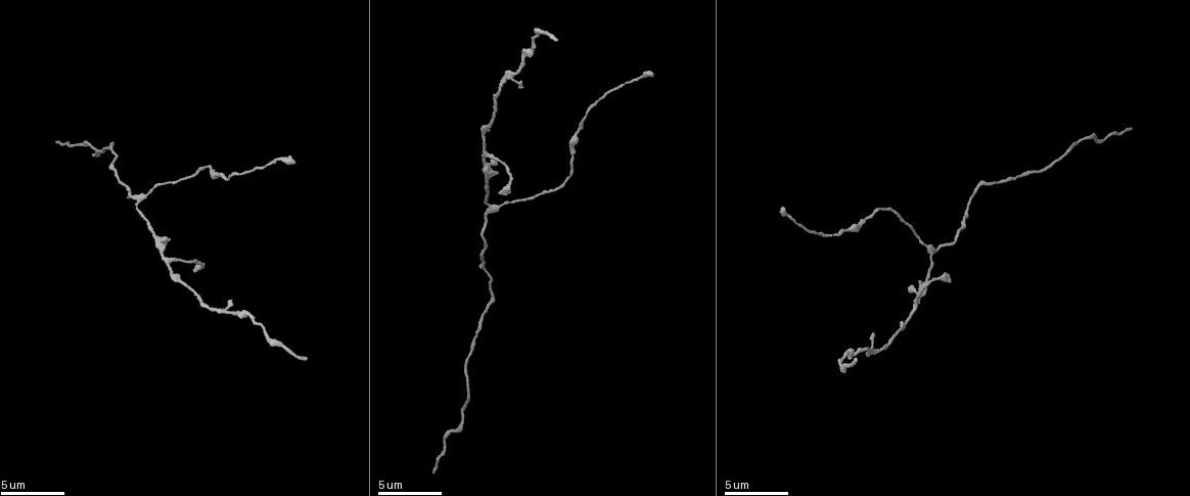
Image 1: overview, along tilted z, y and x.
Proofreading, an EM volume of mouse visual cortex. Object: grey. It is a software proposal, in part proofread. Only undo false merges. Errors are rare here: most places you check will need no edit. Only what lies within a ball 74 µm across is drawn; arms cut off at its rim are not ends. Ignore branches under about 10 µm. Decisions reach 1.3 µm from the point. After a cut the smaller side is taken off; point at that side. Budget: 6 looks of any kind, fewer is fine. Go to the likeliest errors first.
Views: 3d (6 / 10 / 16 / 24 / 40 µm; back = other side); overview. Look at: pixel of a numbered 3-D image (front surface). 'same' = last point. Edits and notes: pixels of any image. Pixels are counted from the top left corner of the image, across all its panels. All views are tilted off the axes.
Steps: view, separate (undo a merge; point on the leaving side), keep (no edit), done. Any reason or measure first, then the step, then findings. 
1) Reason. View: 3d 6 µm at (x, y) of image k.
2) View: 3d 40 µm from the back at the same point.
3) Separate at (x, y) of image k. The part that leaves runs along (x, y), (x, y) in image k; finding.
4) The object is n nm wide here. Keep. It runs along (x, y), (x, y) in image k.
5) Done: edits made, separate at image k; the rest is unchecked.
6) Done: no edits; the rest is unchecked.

Thick turns thin. View: 3d 6 µm at (485, 160) of image 1.

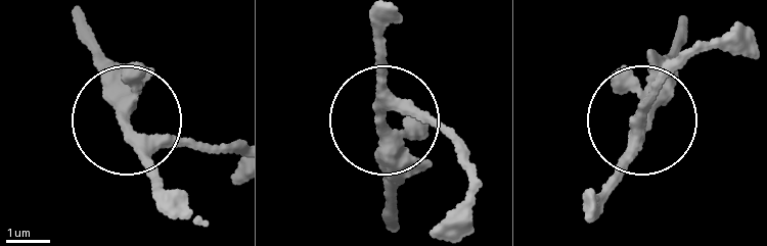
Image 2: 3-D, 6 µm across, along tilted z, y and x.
3 arms meet here. Keep. Continuous, no second neuron.

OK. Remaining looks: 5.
Sudden change in width. View: 3d 10 µm at (523, 65) of image 1.

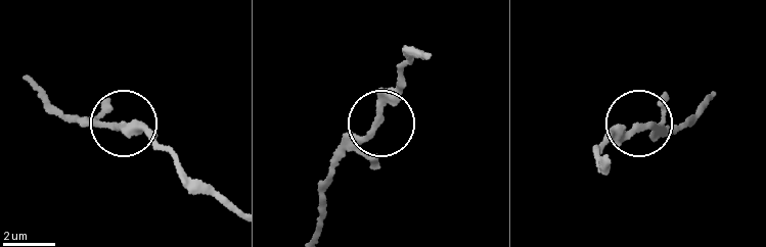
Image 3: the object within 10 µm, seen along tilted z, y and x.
Keep. It runs along (313, 232), (331, 174), (375, 132), (403, 75) in image 3; all the same neuron.

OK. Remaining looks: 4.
View: 3d 16 µm at (485, 204) of image 1.

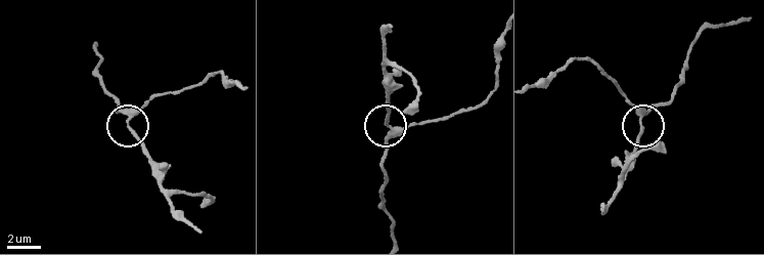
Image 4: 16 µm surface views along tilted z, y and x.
The side arm is 28 µm long. Keep. Continuous, no second neuron.

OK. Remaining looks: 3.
Done: no edits; the rest is unchecked.

